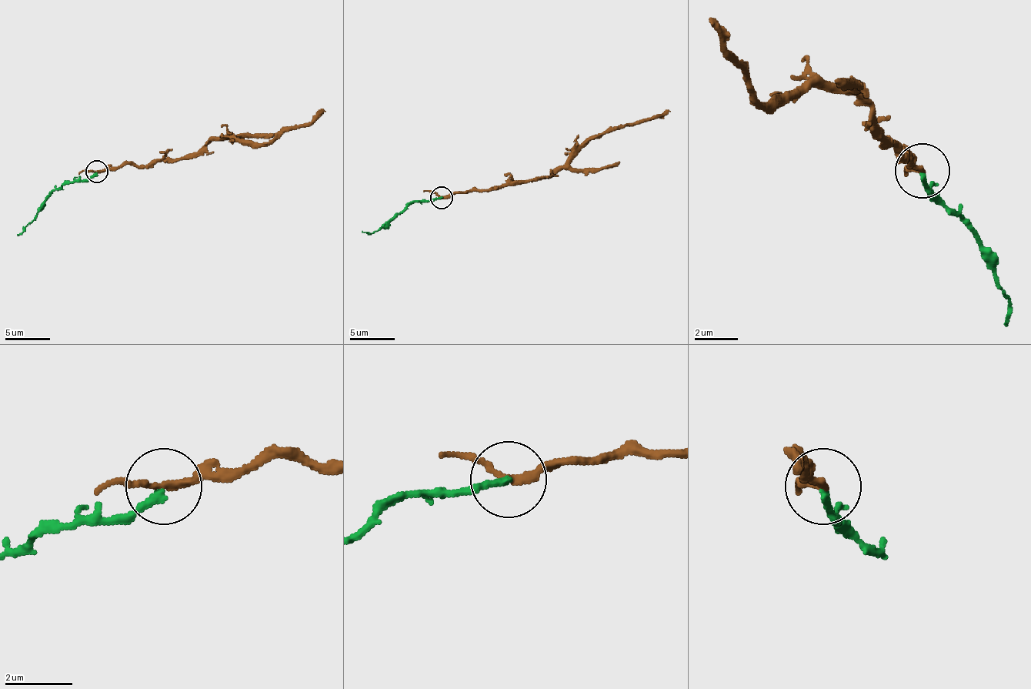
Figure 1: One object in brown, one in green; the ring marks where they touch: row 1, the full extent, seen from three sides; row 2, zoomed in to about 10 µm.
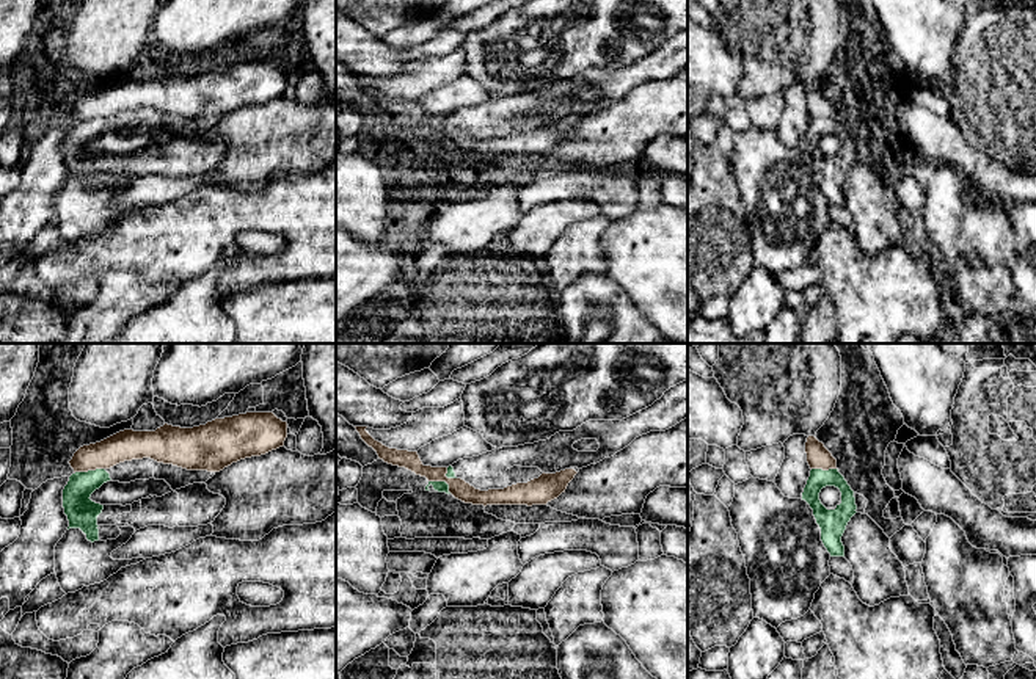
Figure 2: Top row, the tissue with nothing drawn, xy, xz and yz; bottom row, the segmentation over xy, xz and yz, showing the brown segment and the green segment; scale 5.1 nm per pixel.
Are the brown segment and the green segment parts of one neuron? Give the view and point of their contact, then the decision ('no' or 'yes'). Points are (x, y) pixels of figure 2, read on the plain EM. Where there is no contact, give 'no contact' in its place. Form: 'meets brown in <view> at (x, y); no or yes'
meets brown in xy at (90, 118); no

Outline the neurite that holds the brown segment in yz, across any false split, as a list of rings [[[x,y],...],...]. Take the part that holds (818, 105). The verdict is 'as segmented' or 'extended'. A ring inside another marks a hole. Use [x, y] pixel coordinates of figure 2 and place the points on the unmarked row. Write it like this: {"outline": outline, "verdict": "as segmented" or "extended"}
{"outline": [[[815,85],[807,86],[805,102],[810,118],[837,118],[837,108]]], "verdict": "as segmented"}

